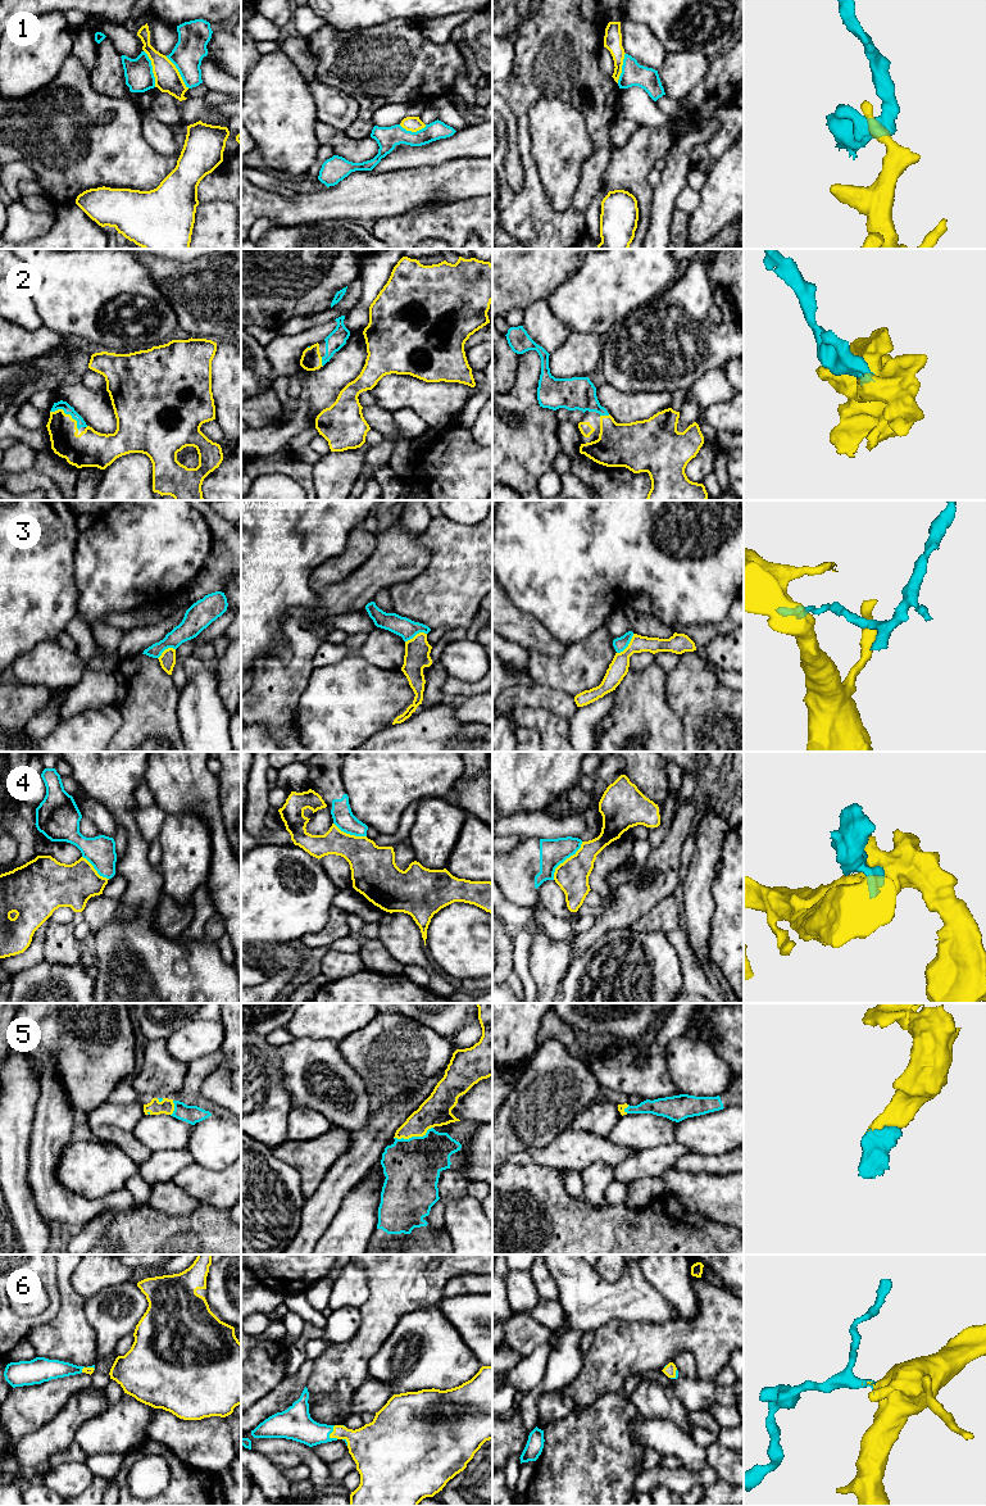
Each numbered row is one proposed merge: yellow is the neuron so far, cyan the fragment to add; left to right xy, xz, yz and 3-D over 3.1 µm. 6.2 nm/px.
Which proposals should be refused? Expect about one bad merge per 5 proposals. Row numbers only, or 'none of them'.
1, 3

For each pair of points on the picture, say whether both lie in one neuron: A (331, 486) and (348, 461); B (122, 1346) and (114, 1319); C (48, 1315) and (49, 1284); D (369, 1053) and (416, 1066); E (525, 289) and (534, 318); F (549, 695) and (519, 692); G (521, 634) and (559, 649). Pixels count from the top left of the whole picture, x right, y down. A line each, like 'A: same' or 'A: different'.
A: same
B: different
C: same
D: same
E: different
F: same
G: same

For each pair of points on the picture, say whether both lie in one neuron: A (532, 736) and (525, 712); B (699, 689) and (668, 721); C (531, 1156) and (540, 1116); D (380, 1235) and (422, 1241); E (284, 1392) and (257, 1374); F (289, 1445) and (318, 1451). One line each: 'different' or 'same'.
A: different
B: different
C: different
D: same
E: different
F: different

